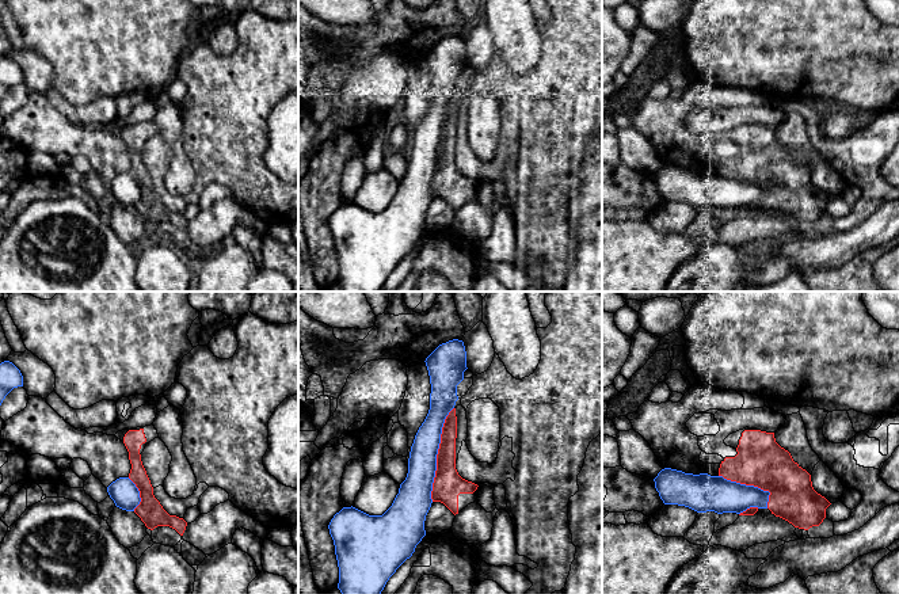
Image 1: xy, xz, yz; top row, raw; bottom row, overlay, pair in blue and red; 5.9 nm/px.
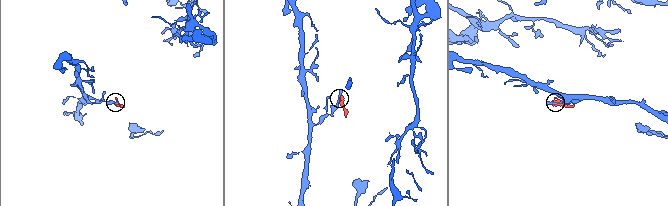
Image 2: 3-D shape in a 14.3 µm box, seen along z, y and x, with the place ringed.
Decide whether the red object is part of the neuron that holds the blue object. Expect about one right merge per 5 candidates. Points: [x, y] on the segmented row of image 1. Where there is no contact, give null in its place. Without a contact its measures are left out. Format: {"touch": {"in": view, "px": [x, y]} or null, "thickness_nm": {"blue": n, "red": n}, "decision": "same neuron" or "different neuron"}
{"touch": {"in": "xz", "px": [437, 453]}, "thickness_nm": {"blue": 180, "red": 180}, "decision": "different neuron"}

